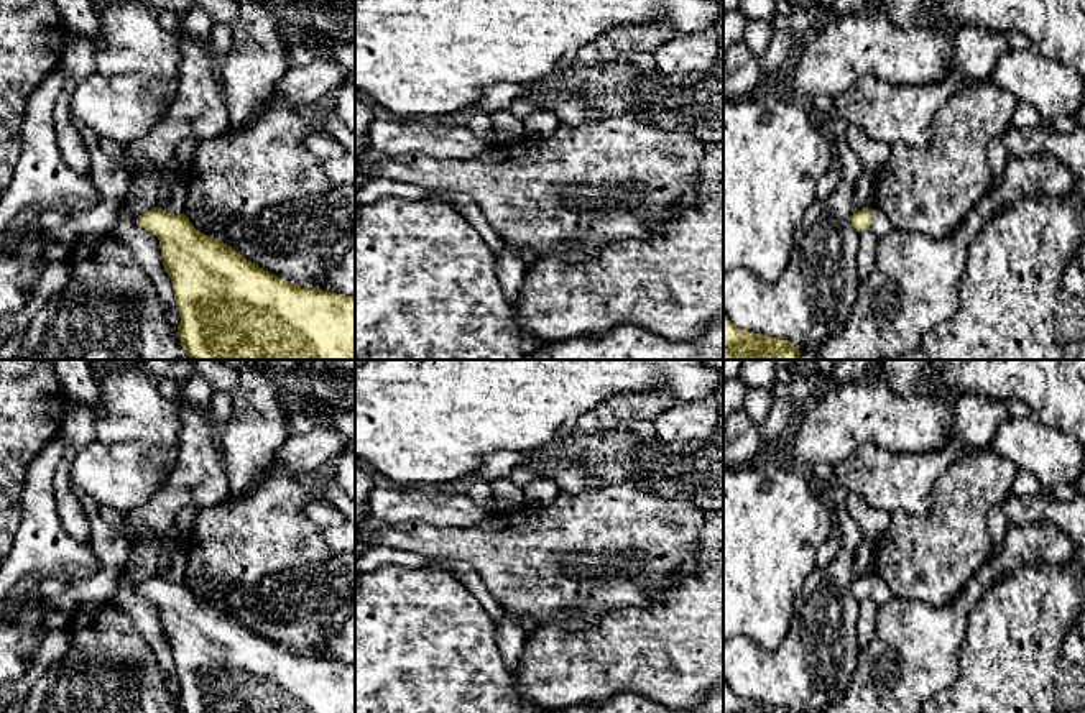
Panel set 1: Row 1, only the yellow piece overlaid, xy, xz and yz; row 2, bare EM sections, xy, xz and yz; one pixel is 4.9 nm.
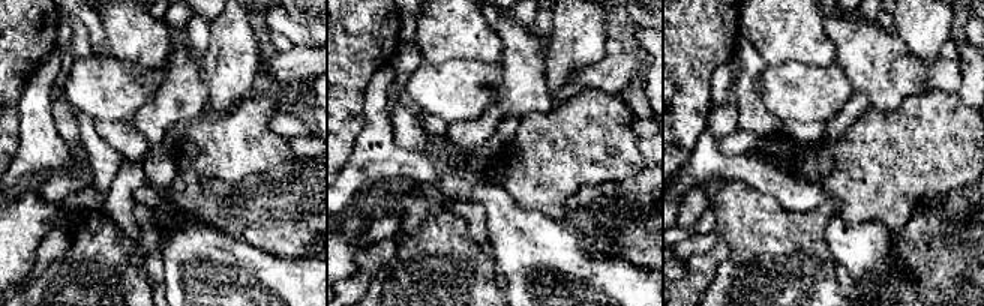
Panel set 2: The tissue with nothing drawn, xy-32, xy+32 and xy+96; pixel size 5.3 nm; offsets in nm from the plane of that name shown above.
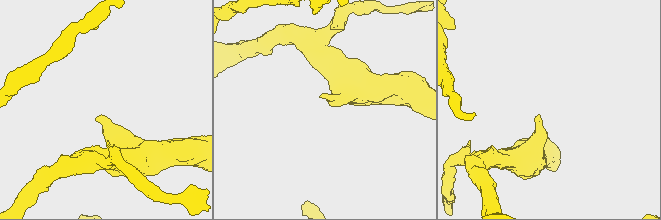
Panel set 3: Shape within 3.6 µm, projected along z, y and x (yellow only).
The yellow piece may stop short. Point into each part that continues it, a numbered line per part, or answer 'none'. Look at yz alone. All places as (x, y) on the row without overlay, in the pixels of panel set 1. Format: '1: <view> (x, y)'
1: yz (881, 593)

